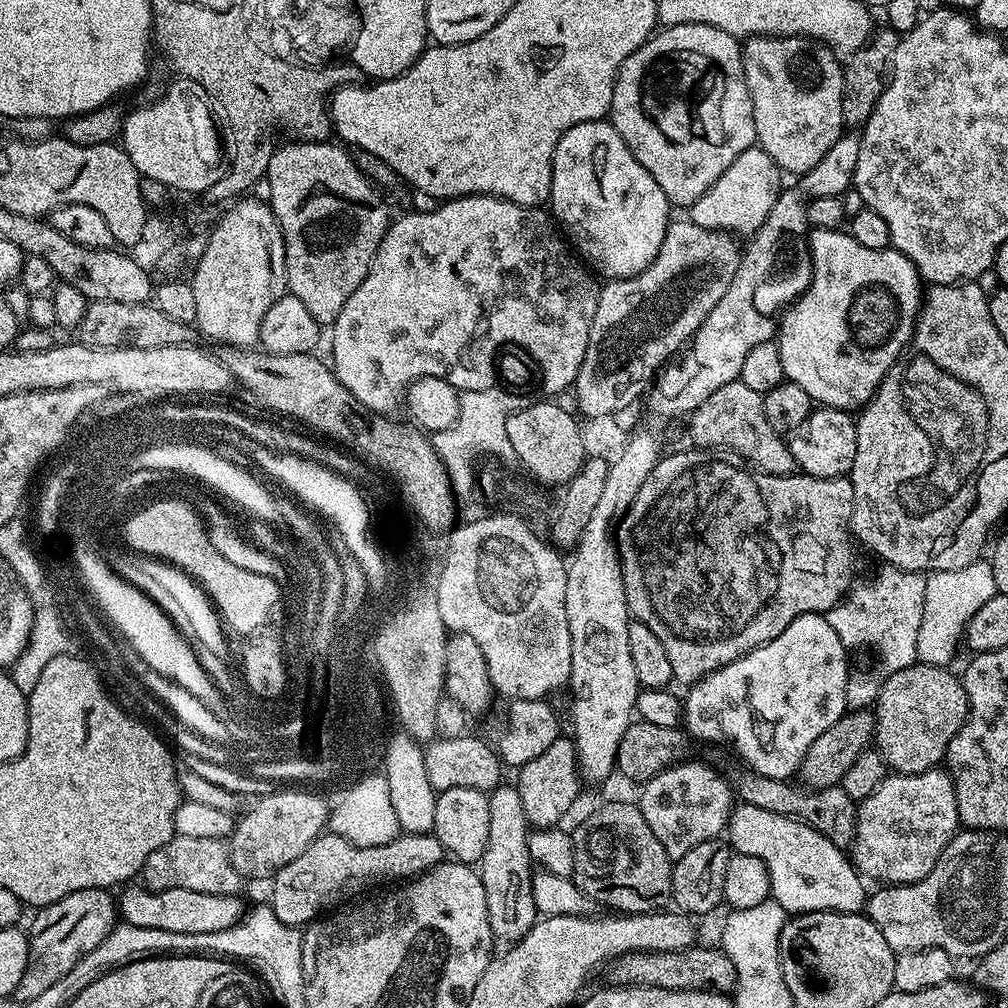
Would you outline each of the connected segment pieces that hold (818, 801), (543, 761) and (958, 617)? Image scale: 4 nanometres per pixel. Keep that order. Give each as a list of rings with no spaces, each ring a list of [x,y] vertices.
[[[754,770],[743,771],[737,774],[736,780],[734,779],[735,795],[743,803],[762,806],[762,810],[770,810],[774,814],[793,816],[803,824],[808,824],[814,830],[818,830],[826,838],[830,838],[830,842],[834,842],[839,848],[847,849],[851,845],[852,839],[856,837],[858,804],[850,798],[850,794],[846,794],[842,786],[809,790],[796,782],[766,778]]]
[[[561,738],[553,742],[546,751],[538,754],[531,762],[526,762],[518,770],[520,776],[514,780],[514,786],[518,790],[518,795],[522,797],[522,810],[526,810],[526,818],[532,828],[555,828],[561,823],[560,819],[571,810],[576,804],[576,799],[580,796],[580,784],[582,777],[580,774],[580,763],[576,757],[576,746],[571,739]]]
[[[987,559],[975,560],[962,570],[942,570],[933,572],[926,579],[926,602],[922,606],[922,626],[918,630],[919,663],[951,665],[956,651],[962,648],[964,627],[978,614],[986,602],[996,595],[996,583],[992,573],[992,565]]]

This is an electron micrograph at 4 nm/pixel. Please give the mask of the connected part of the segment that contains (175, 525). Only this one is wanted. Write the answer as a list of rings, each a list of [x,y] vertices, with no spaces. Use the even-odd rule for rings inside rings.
[[[157,498],[153,501],[143,514],[137,515],[129,522],[124,540],[143,555],[160,552],[160,556],[172,556],[176,564],[184,564],[188,572],[200,576],[200,580],[208,584],[212,596],[216,596],[220,608],[224,608],[223,623],[233,633],[236,633],[240,626],[253,624],[260,616],[264,616],[269,607],[282,600],[281,585],[259,570],[253,570],[244,564],[234,565],[224,558],[210,542],[208,529],[199,511],[193,505],[191,508],[180,500],[172,499],[176,498]]]

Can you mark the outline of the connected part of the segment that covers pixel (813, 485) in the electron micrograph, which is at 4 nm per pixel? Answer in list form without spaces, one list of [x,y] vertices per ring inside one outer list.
[[[688,446],[685,452],[672,452],[661,455],[660,461],[650,470],[650,478],[642,482],[642,490],[638,490],[638,498],[624,515],[618,529],[618,547],[620,549],[620,569],[626,586],[626,602],[631,619],[640,620],[662,641],[662,647],[670,657],[672,675],[684,686],[691,686],[696,681],[709,676],[714,670],[742,658],[750,650],[778,638],[794,618],[802,614],[819,612],[827,614],[839,600],[844,599],[854,583],[852,571],[856,568],[856,556],[852,553],[854,537],[851,530],[852,507],[854,506],[854,486],[848,476],[834,478],[818,478],[793,474],[791,476],[775,476],[748,466],[736,464],[720,464],[719,455],[704,454],[696,446]]]

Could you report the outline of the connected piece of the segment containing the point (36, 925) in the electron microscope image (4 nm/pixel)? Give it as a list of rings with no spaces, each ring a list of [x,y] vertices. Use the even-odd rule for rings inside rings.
[[[107,888],[78,890],[35,913],[28,938],[26,974],[22,974],[22,982],[18,982],[15,999],[20,999],[21,1002],[36,1000],[38,994],[50,990],[58,978],[70,974],[76,963],[90,954],[94,946],[106,938],[106,934],[110,934],[110,930],[118,923],[118,900],[112,895]]]

